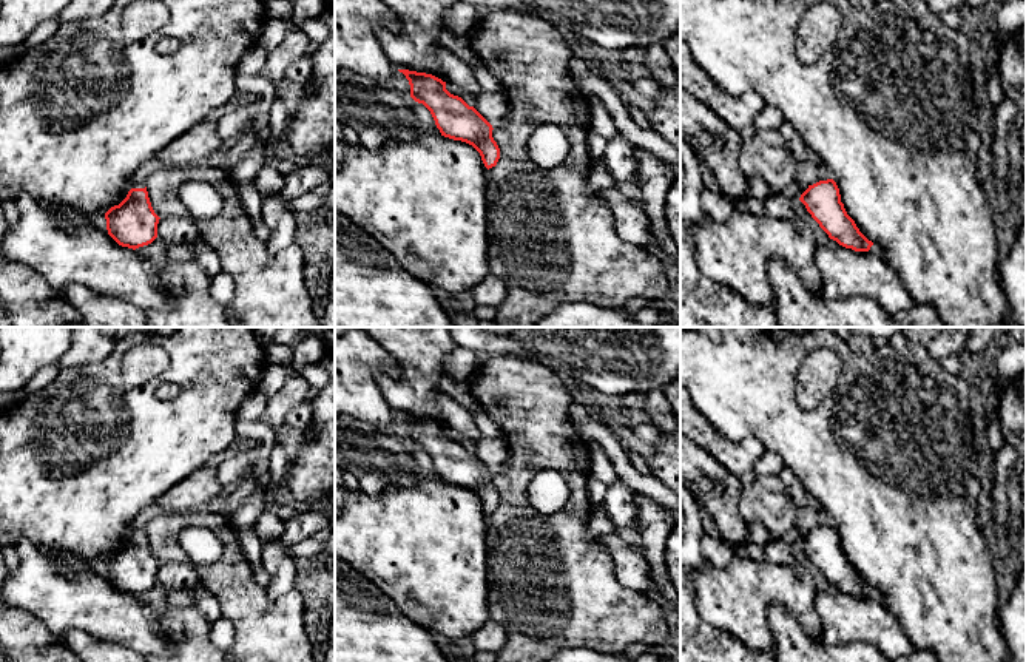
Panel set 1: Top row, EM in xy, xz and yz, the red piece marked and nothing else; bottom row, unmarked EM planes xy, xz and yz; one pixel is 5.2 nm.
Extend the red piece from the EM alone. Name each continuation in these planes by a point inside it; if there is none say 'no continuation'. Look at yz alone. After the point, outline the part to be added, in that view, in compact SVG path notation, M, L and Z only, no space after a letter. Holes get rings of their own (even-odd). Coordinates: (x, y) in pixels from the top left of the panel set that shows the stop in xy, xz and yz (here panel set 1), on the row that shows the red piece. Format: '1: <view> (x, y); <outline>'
no continuation

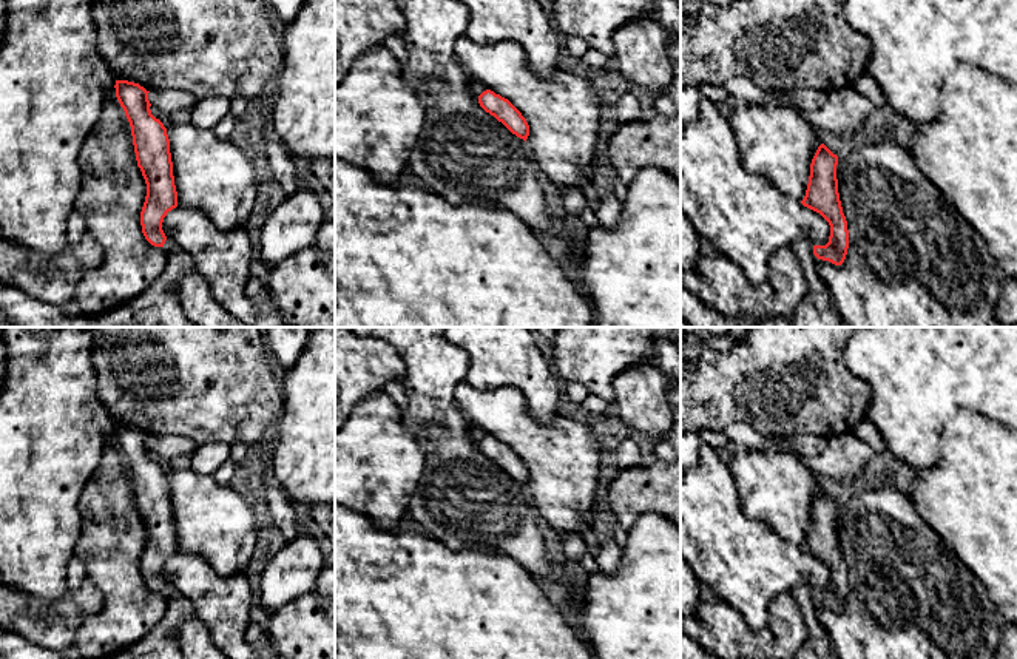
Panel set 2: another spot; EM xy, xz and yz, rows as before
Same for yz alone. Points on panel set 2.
1: yz (817, 309); M799 239L792 245L807 281L807 295L798 302L792 318L793 327L849 327L840 316L832 295L818 275L813 244Z

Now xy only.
1: xy (159, 306); M167 238L164 247L168 262L162 275L140 295L102 315L71 315L60 306L40 301L15 286L0 284L0 313L8 327L198 327L184 313L177 284L194 262L177 244Z

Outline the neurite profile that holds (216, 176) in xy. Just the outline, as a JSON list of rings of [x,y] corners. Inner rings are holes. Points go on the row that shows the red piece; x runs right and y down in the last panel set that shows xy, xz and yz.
[[[188,123],[167,127],[173,176],[177,191],[177,207],[199,208],[215,227],[222,231],[247,228],[258,199],[258,176],[253,165],[253,151],[241,140],[219,139],[213,130]]]

